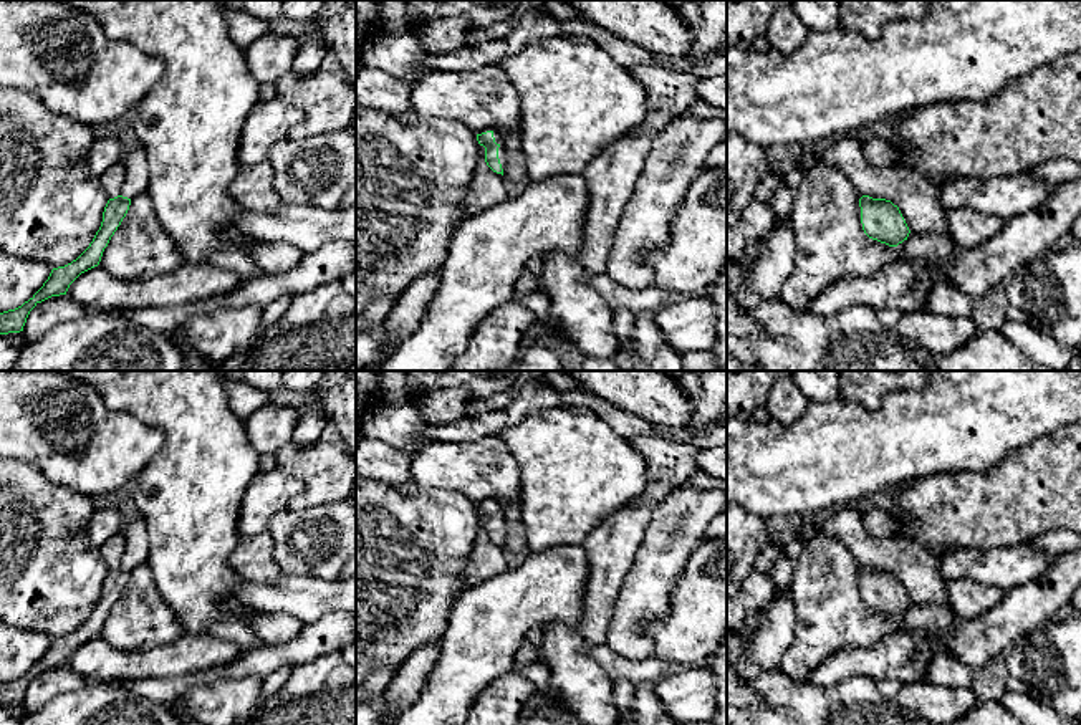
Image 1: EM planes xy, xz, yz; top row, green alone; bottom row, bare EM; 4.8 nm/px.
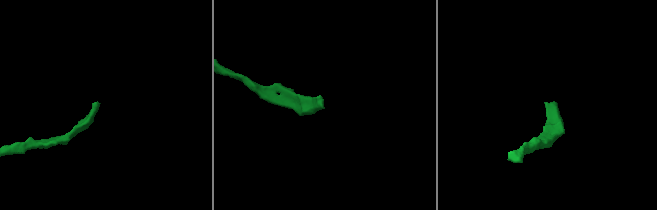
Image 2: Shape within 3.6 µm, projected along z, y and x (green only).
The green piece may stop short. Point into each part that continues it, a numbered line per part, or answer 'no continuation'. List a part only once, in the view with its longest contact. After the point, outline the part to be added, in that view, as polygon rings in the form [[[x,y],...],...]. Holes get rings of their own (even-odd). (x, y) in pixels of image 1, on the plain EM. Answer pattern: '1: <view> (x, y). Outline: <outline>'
1: xz (502, 525). Outline: [[[493,502],[495,513],[500,516],[498,518],[498,530],[502,535],[502,540],[505,540],[507,535],[507,521],[505,521],[505,510],[498,502]]]

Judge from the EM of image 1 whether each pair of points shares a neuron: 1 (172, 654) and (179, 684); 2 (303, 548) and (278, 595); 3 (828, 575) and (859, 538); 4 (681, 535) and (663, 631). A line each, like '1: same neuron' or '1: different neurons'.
1: different neurons
2: different neurons
3: different neurons
4: different neurons

